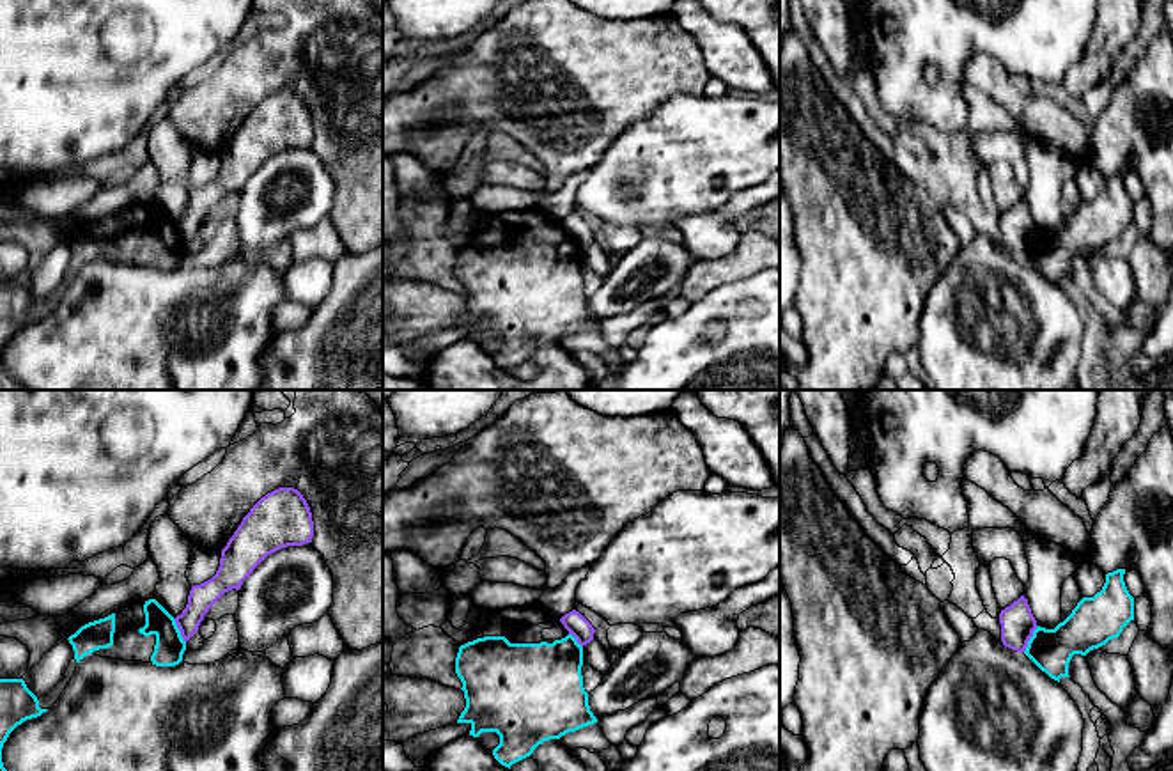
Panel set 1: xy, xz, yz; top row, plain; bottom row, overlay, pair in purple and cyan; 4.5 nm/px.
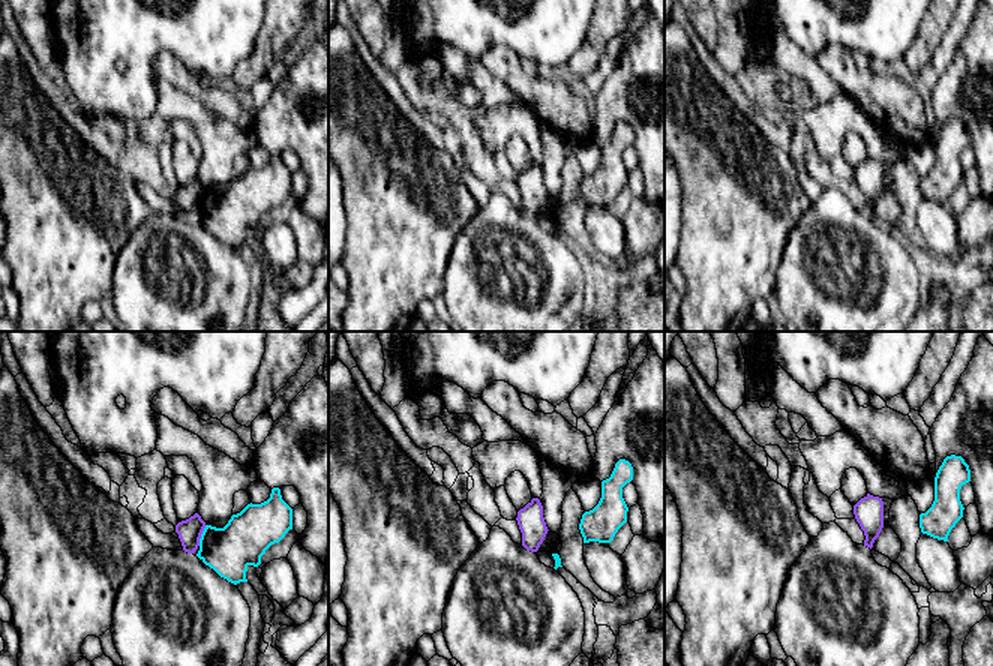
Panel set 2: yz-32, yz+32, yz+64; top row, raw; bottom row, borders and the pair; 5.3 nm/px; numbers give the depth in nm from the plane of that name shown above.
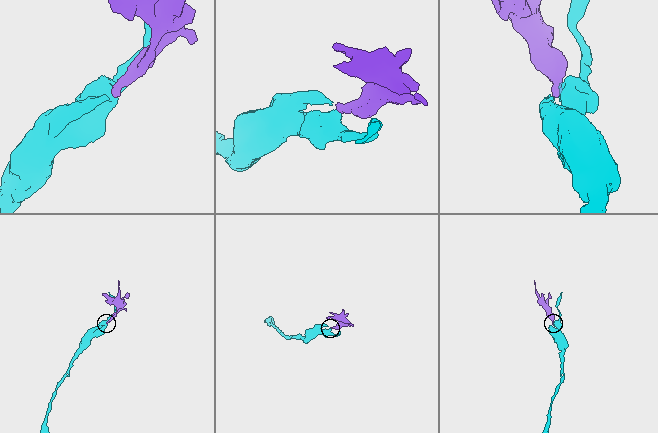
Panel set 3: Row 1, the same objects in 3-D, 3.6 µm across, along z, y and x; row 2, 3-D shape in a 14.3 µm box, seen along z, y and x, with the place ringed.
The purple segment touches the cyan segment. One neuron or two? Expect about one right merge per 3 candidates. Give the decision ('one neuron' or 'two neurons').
two neurons

